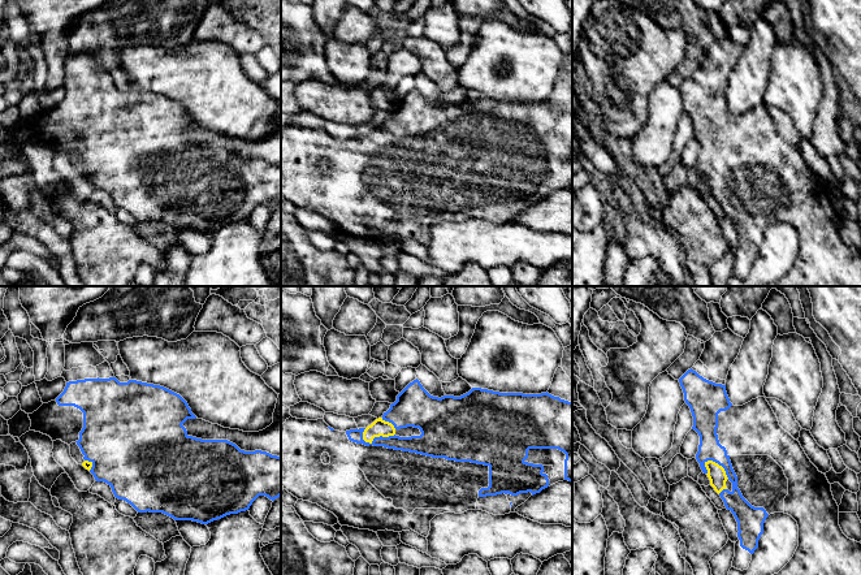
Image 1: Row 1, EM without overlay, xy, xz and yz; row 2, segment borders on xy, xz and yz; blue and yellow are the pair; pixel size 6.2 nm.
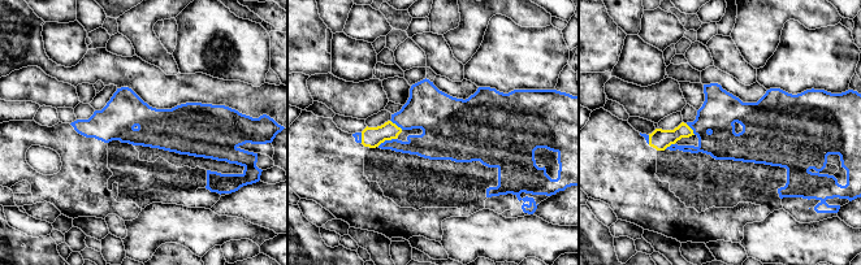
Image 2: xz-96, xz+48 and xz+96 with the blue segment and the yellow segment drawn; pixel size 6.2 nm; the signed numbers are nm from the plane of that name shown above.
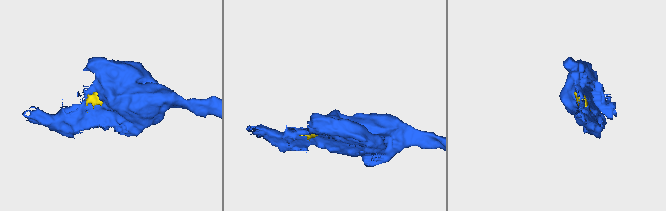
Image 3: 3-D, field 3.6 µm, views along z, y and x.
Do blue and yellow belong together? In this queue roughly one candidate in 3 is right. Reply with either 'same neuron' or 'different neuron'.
same neuron

